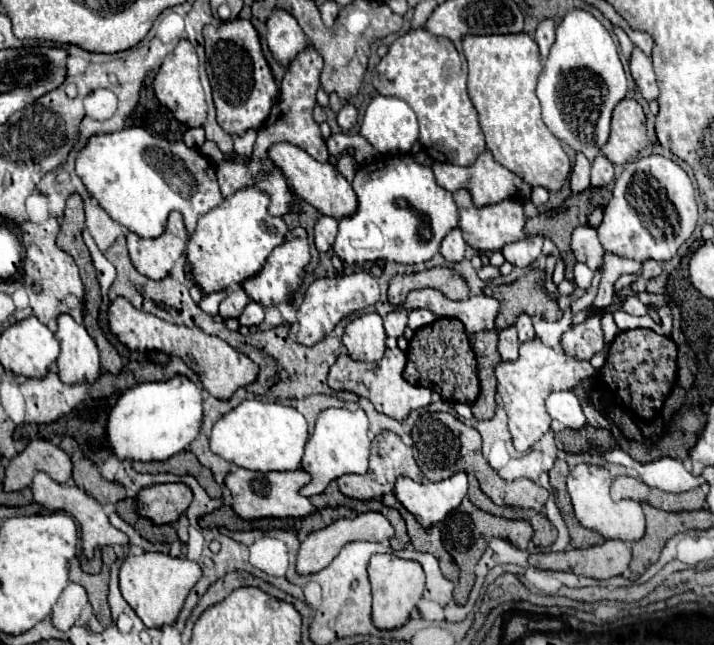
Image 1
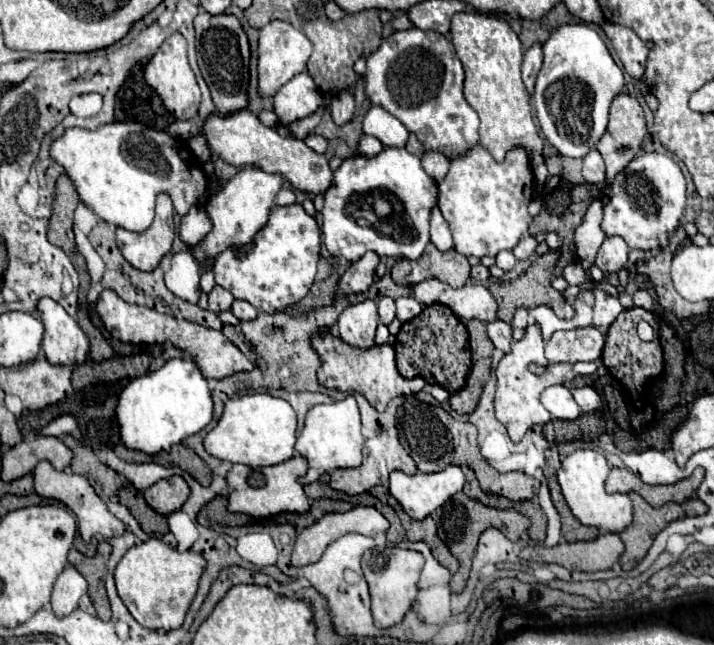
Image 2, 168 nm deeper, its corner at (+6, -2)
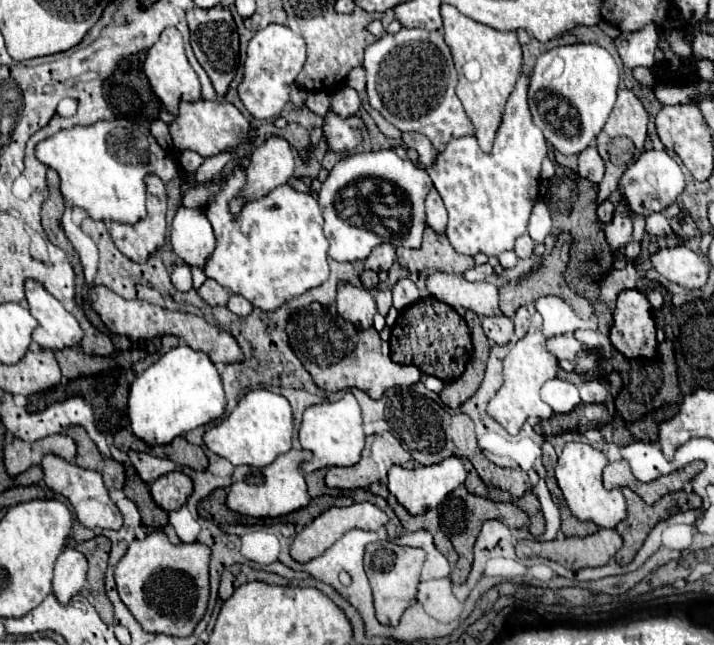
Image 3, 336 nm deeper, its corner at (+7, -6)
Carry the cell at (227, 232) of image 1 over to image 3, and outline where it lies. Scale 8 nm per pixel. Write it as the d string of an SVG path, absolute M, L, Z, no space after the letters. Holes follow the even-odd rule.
M271 137L269 141L265 141L251 155L249 167L245 169L247 183L231 199L229 203L231 213L239 215L245 203L263 199L267 193L271 193L271 189L285 185L293 175L293 167L295 167L295 151L285 139Z

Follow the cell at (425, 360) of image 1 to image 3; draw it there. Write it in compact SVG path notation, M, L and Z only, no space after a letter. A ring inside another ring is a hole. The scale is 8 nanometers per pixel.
M427 297L411 307L407 307L393 331L391 331L391 357L399 365L415 365L425 375L433 375L441 379L443 383L451 383L459 379L465 371L465 365L469 361L469 353L473 351L471 345L471 333L465 321L459 317L457 311L453 311L449 305Z

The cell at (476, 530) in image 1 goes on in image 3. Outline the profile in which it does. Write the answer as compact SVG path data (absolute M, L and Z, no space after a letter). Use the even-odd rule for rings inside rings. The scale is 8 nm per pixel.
M463 485L457 487L453 493L449 493L447 499L437 507L437 511L439 511L441 531L451 539L451 543L453 543L457 555L459 555L459 561L457 561L453 573L451 573L451 581L457 583L457 585L461 585L461 583L467 581L467 575L469 575L471 563L473 563L473 545L475 545L475 539L477 539L477 535L481 531L481 525L487 519L499 519L499 521L505 519L505 525L509 529L523 529L523 525L529 523L527 513L523 513L513 503L495 503L495 501L471 495L471 493L467 493L467 489Z

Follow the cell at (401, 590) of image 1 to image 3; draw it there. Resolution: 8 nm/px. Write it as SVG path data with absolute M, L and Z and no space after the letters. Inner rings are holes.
M377 541L365 549L365 573L373 589L375 615L381 625L397 625L403 611L415 603L421 567L425 561L425 551L415 547L401 547L391 541Z

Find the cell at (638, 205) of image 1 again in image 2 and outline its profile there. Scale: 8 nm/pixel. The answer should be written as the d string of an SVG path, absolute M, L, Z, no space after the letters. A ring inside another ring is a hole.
M656 151L640 153L620 171L612 183L610 201L604 207L602 229L610 235L620 235L630 249L654 249L668 245L672 231L680 225L686 205L686 179L678 163Z

